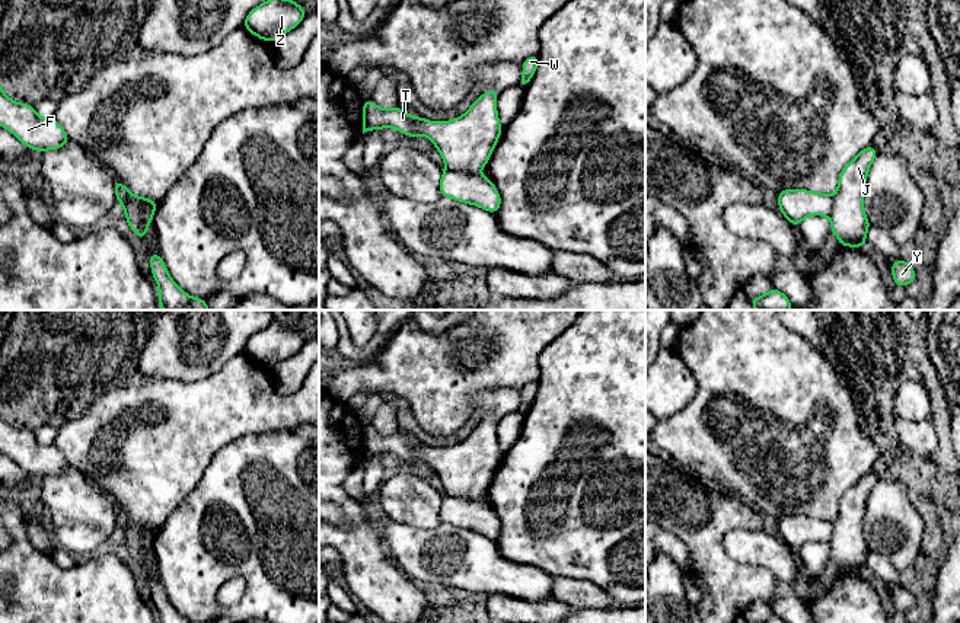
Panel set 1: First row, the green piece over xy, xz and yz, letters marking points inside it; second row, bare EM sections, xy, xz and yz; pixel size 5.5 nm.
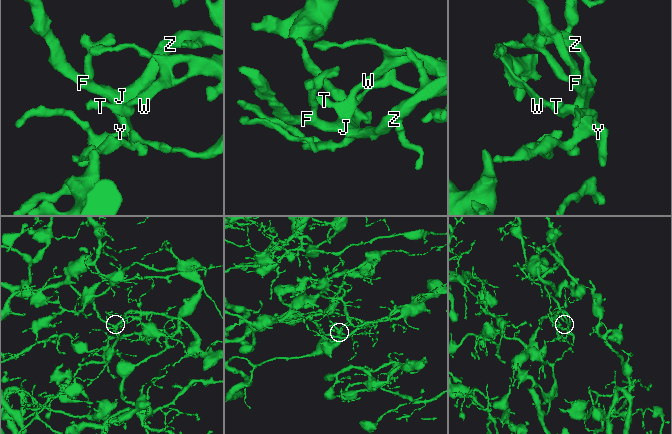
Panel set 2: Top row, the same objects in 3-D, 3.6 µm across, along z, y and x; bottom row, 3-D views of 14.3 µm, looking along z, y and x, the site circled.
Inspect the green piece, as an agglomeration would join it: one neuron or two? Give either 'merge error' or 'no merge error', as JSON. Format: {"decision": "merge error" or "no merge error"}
{"decision": "merge error"}

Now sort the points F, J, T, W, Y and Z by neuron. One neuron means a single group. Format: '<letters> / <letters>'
F J Y Z / T W

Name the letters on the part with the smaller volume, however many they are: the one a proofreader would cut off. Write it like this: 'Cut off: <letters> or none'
Cut off: T, W

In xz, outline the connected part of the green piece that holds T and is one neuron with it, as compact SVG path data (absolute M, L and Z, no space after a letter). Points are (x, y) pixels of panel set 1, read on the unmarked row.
M487 416L466 440L444 448L412 444L396 432L380 435L367 425L363 431L363 460L390 453L408 464L425 461L441 480L446 495L476 499L488 489L503 457L495 432L498 421Z

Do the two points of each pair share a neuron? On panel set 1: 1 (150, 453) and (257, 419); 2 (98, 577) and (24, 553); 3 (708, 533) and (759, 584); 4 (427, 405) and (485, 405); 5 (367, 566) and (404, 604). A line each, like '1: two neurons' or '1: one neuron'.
1: one neuron
2: one neuron
3: one neuron
4: two neurons
5: one neuron

